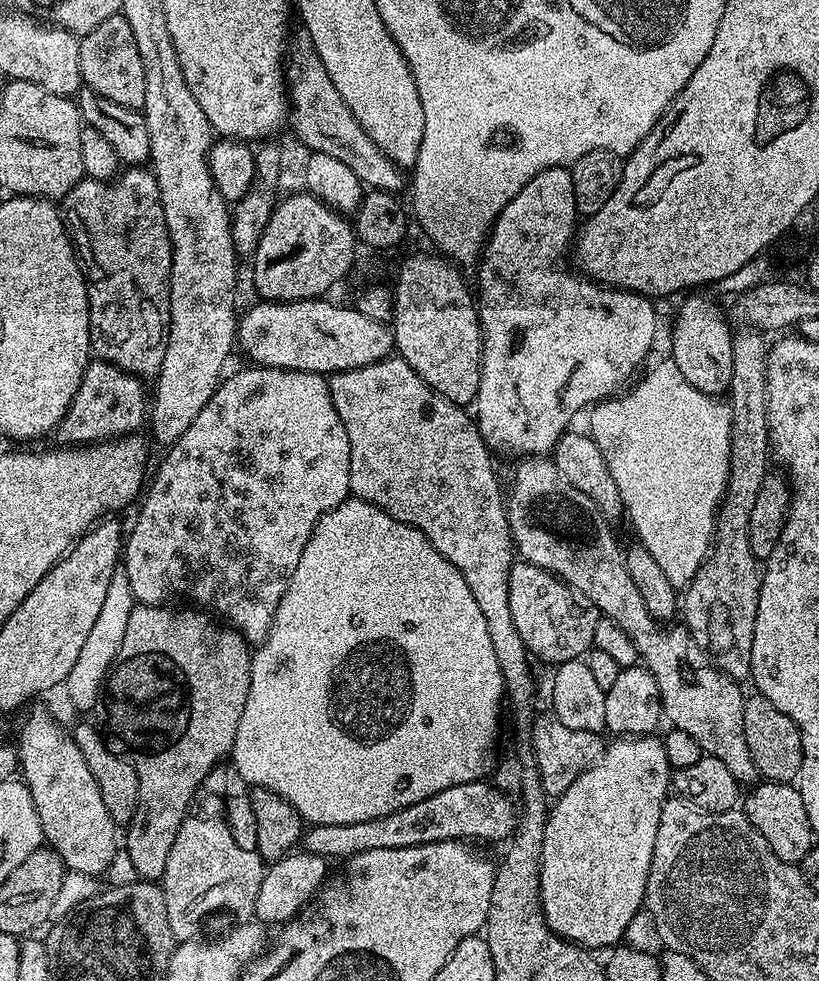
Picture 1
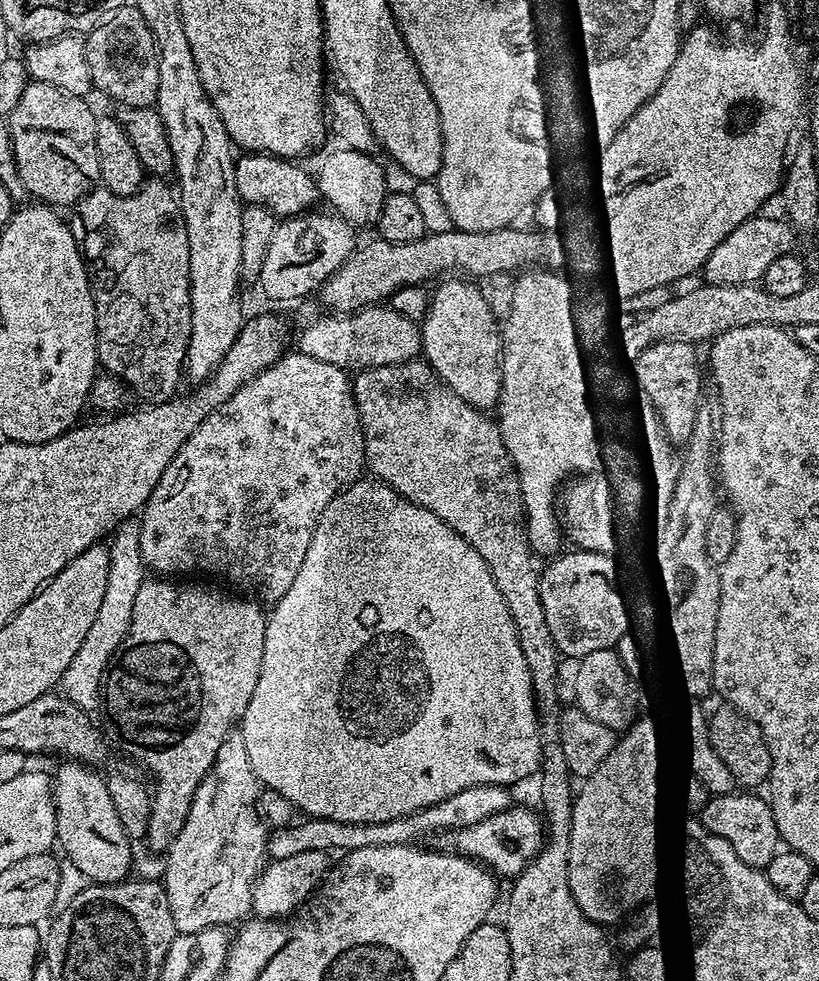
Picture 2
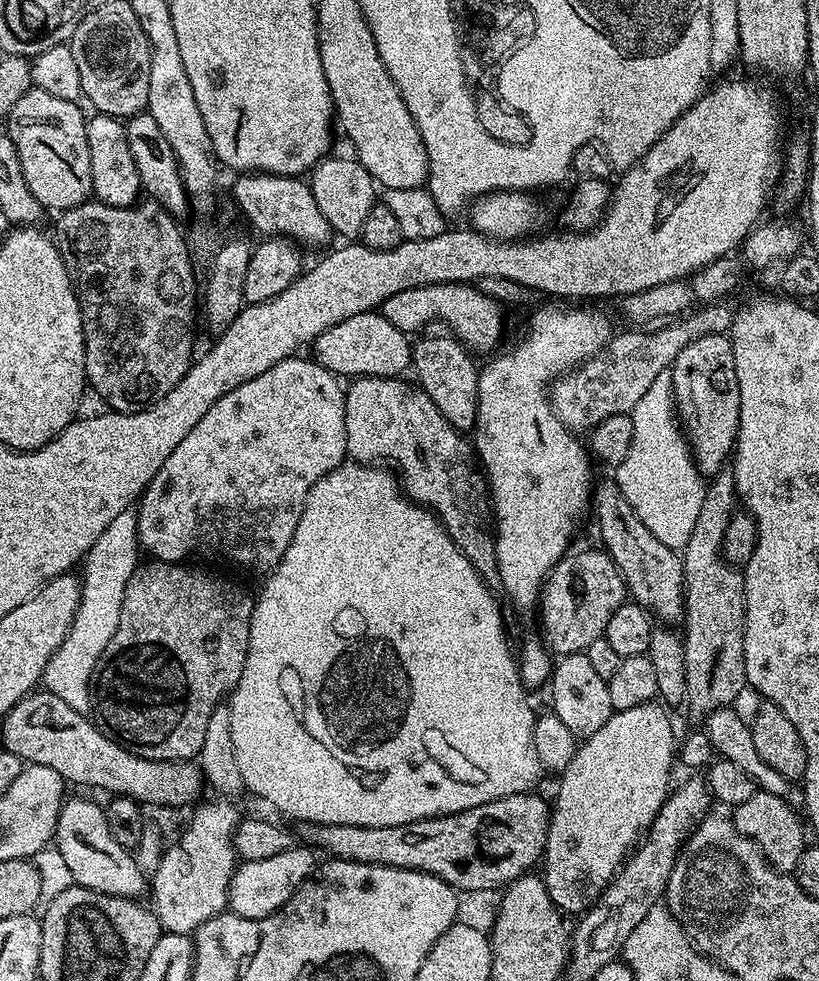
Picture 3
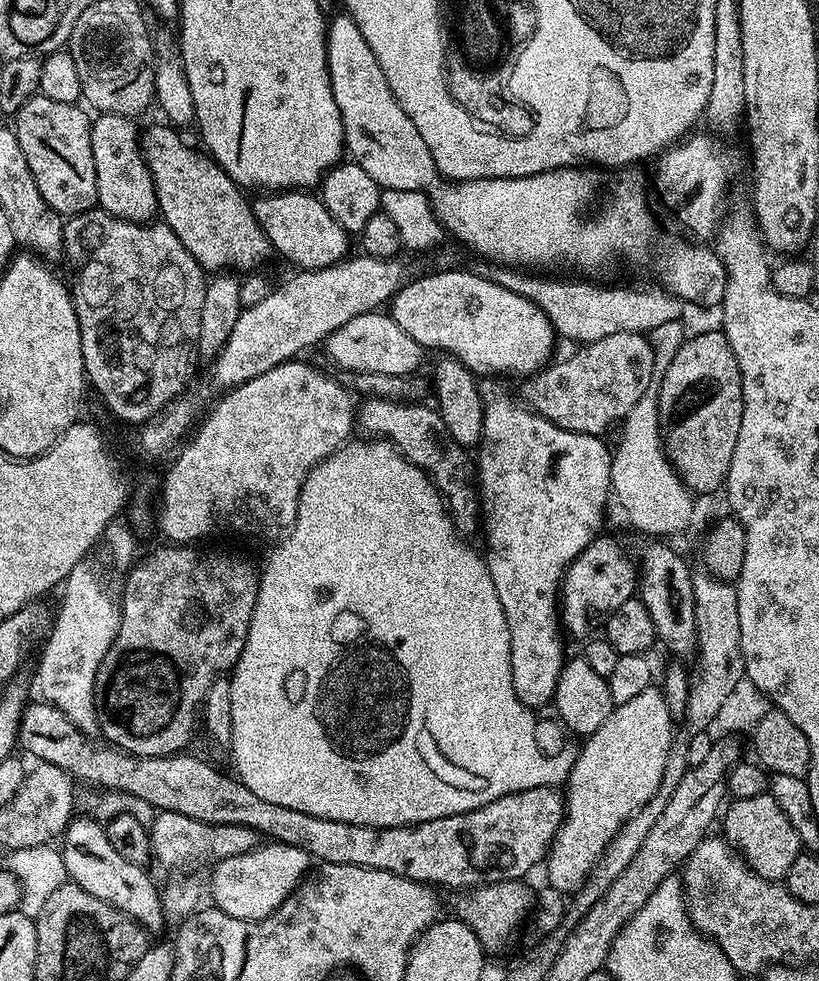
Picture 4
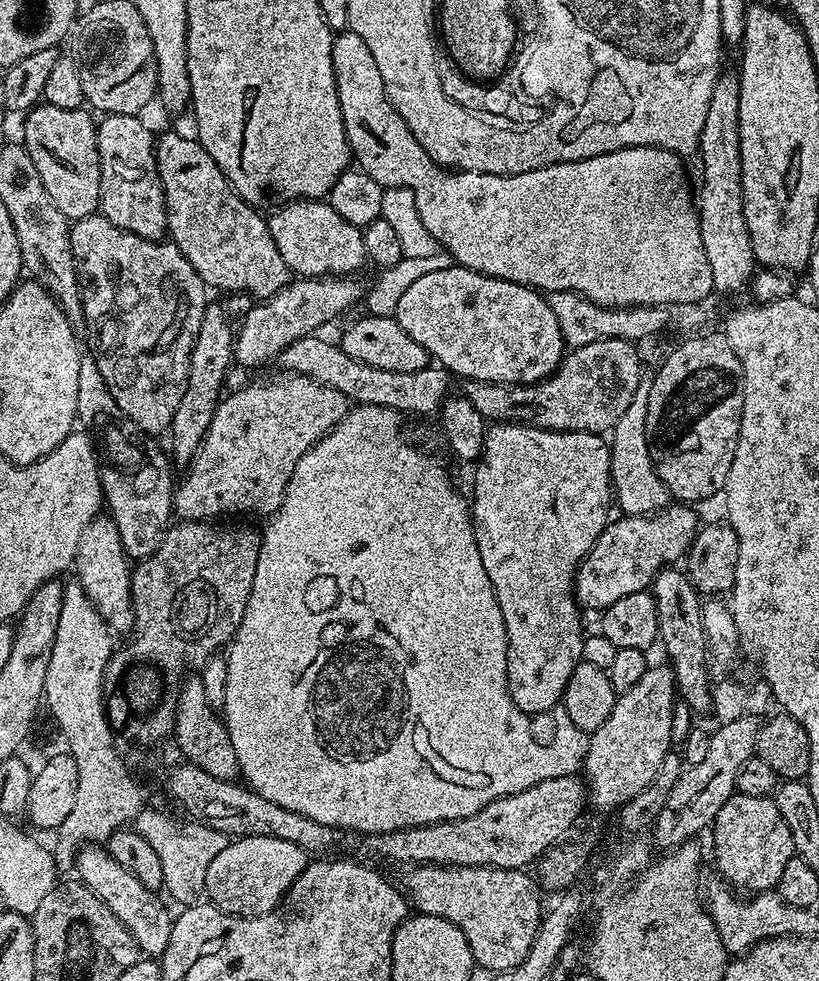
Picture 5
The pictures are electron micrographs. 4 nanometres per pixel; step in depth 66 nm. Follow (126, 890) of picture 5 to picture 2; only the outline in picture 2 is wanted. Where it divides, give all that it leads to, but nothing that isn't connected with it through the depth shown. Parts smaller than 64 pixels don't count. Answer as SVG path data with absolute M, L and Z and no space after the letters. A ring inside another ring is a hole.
M79 762L61 763L61 768L54 774L54 783L51 785L51 800L56 810L56 837L59 847L64 847L68 860L85 876L85 881L93 884L119 884L129 875L128 863L132 856L128 853L129 841L124 835L120 823L110 806L108 785L103 775L98 776L91 767Z

